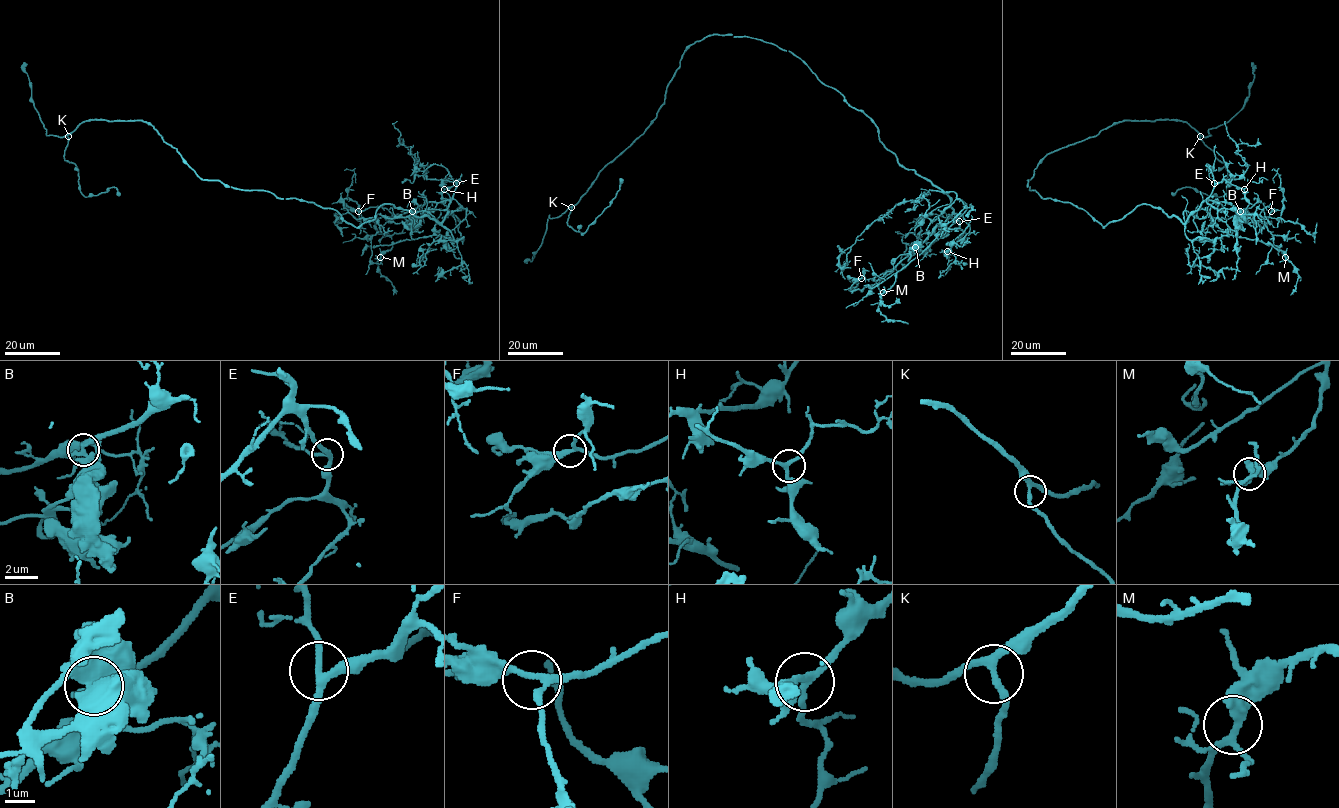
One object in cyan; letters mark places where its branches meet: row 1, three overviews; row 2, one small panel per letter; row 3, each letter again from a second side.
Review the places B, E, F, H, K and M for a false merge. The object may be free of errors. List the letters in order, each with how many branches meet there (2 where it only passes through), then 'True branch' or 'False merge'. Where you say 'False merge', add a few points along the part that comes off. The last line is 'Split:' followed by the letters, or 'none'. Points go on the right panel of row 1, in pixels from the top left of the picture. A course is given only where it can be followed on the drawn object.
B: Branches: 3. False merge. Course of the part to remove: (1240, 210), (1243, 221), (1259, 220), (1262, 224)
E: Branches: 3. True branch
F: Branches: 3. True branch
H: Branches: 3. True branch
K: Branches: 3. True branch
M: Branches: 3. True branch
Split: B

